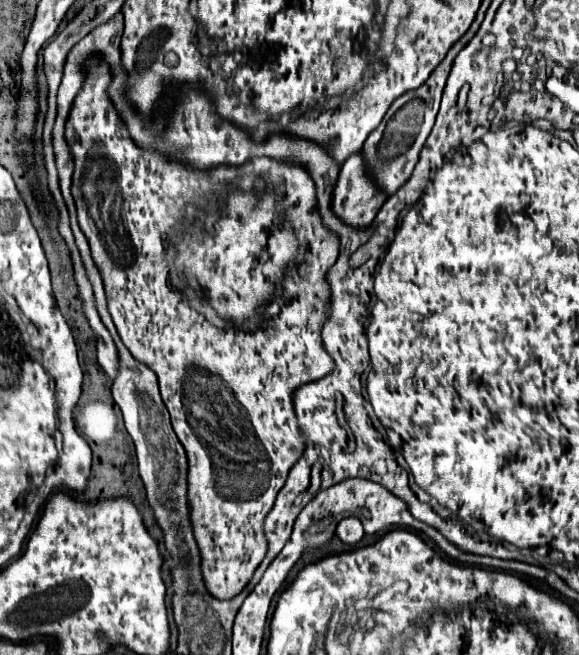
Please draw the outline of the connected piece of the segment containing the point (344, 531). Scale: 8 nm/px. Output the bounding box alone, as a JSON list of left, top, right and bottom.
[338,518,364,544]

